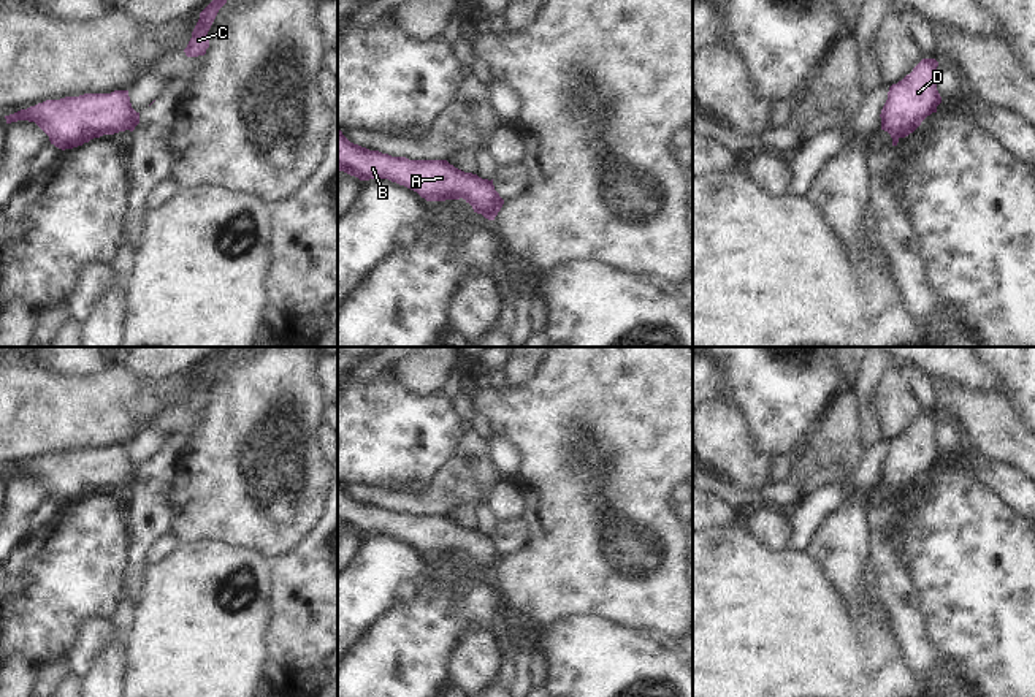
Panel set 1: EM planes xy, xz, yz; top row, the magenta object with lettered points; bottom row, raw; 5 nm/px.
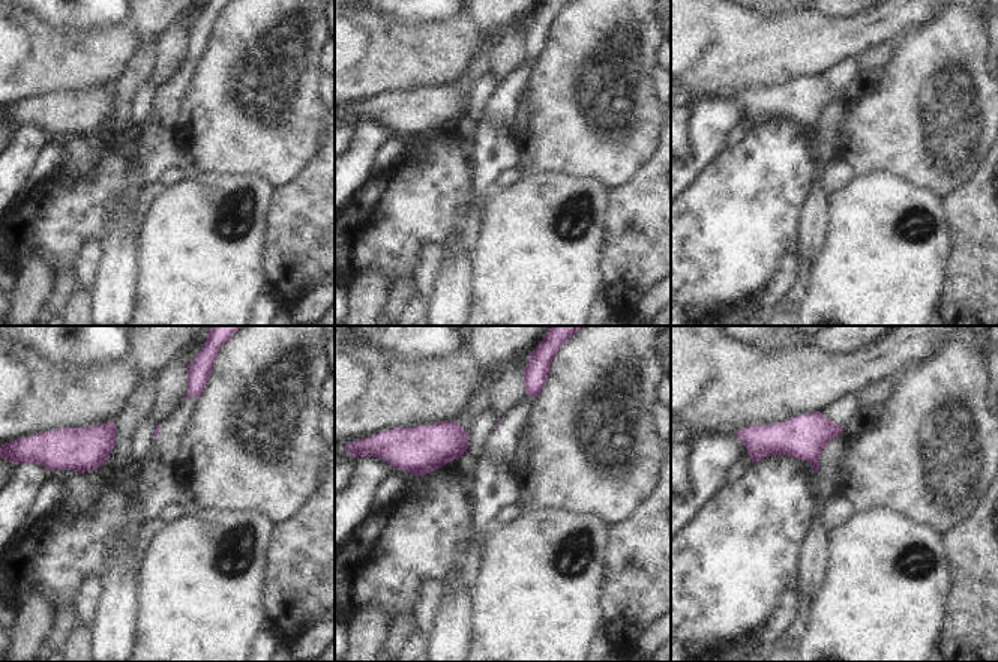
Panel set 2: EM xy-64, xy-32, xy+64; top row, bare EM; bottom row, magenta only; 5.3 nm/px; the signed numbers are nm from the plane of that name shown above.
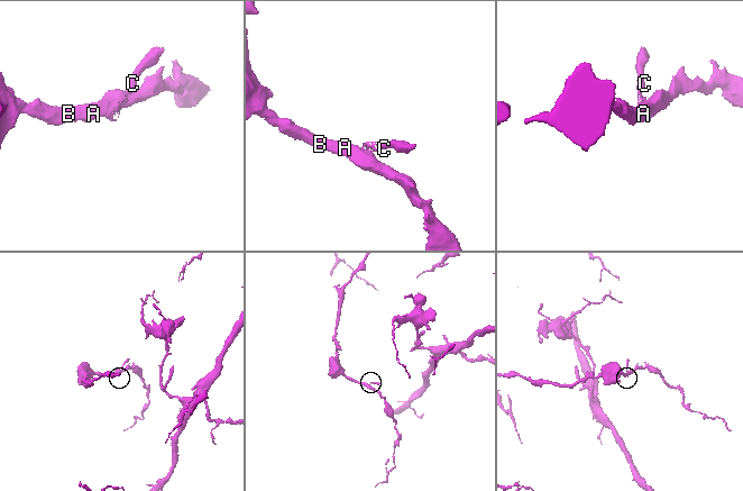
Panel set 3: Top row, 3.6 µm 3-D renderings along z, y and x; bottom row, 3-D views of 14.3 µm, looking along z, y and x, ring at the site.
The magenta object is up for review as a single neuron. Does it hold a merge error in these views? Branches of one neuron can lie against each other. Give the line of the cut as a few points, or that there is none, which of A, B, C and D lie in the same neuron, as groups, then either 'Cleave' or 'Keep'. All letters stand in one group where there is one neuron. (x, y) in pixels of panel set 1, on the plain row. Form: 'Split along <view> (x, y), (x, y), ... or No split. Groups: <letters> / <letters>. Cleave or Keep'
Split along xy (138, 468), (130, 485). Groups: A B D / C. Cleave

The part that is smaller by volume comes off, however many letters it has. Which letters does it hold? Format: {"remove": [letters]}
{"remove": ["C"]}

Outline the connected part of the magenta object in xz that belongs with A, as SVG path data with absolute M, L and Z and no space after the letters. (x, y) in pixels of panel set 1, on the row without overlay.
M338 483L338 526L344 526L360 535L388 534L417 547L426 556L445 556L463 553L474 567L482 569L488 575L495 575L501 566L504 554L496 550L495 540L488 534L477 529L464 528L447 515L409 515L406 512L391 512L379 505L369 505L350 497Z

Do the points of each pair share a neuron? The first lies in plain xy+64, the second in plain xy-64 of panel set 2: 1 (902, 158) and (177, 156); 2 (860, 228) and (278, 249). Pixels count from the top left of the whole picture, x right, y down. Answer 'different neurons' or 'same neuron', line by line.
1: different neurons
2: different neurons

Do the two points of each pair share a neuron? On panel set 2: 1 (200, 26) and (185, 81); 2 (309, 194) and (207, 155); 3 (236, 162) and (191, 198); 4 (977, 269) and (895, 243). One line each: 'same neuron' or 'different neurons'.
1: same neuron
2: different neurons
3: different neurons
4: different neurons

